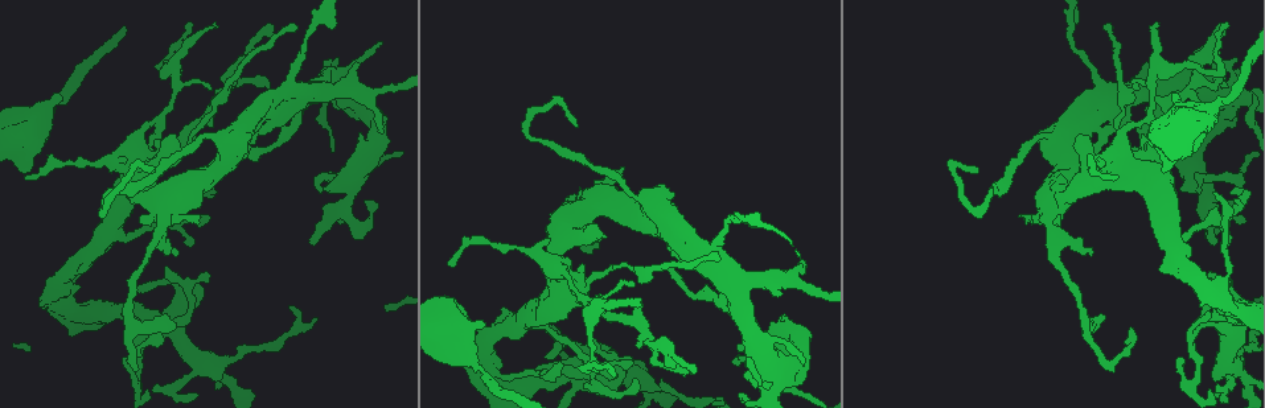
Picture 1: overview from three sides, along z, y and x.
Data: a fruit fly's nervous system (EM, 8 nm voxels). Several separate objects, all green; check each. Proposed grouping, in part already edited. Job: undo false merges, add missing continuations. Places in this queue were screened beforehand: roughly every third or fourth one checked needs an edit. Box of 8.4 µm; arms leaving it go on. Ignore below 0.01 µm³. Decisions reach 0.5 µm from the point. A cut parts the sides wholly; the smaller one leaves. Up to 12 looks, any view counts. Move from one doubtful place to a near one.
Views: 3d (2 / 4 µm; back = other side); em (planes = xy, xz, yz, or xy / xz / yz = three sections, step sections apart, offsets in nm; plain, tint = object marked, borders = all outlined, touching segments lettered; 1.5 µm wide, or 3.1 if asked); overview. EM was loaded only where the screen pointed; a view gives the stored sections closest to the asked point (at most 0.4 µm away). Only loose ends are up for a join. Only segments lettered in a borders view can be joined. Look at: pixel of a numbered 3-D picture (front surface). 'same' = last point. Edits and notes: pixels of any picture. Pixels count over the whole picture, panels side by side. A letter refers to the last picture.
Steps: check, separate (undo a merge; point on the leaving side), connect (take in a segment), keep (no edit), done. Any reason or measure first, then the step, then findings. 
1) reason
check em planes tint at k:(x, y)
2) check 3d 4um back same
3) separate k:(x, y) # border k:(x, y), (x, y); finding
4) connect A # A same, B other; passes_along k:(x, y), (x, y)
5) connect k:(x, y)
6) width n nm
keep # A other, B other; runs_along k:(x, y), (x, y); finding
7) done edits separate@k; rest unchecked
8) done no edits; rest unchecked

free end
check em yz step 4 borders at 1:(1144, 63)

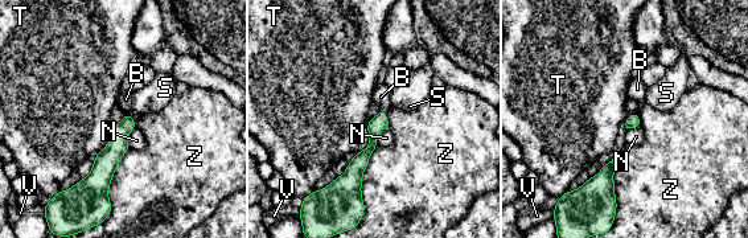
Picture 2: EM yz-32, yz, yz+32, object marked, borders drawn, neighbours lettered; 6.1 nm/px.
check em planes borders same

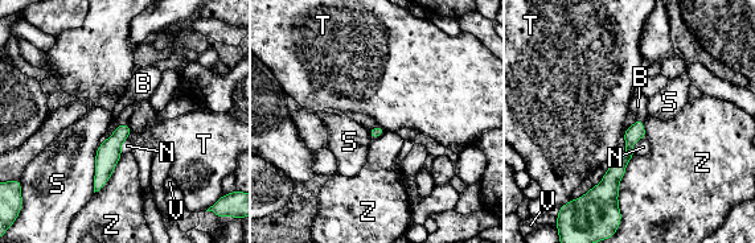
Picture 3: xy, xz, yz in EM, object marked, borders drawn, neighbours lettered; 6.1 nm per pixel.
connect B # B same, N other, S other, T other, V other, Z other; passes_along 3:(635, 132), (640, 119), (637, 106); the neuron continues

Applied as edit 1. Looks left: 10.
thin end
check 3d 4um at 1:(29, 179)

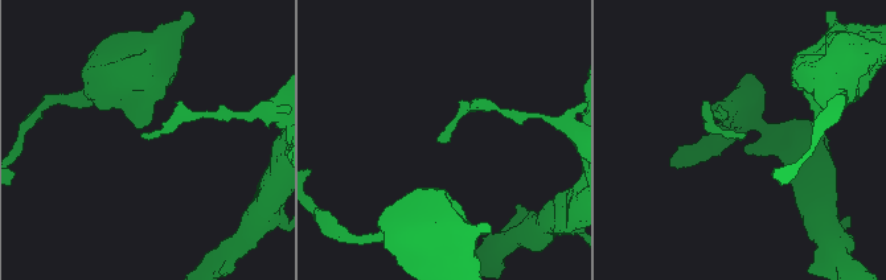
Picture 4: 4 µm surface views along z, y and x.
check em planes borders at 4:(146, 137)

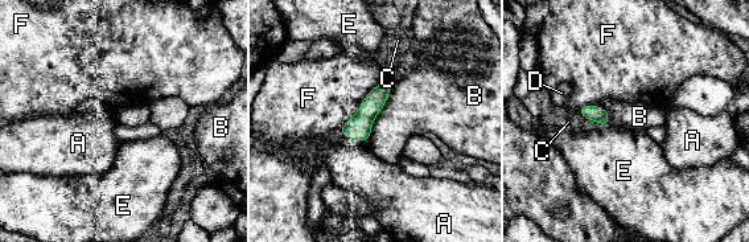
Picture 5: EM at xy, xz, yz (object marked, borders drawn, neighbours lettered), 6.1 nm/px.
longest_contact F 380 nm
keep # A other, B other, C other, D other, E other, F other; border 5:(608, 123), (600, 126); none of them fits

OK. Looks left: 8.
branch stops here
check em xy step 8 borders at 1:(1099, 326)

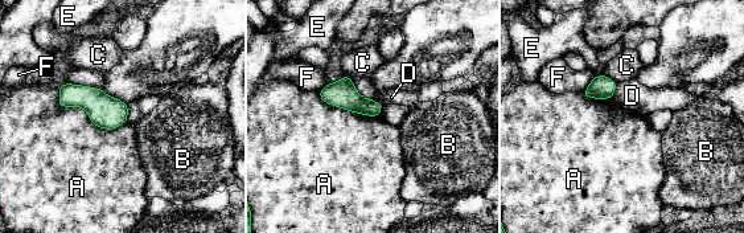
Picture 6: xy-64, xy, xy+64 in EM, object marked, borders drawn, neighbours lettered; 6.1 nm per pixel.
check em xz step 8 borders same

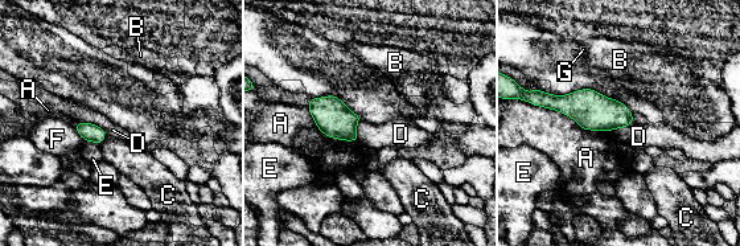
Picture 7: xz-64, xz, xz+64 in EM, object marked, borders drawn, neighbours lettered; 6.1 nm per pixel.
keep # A other, B other, C other, D other, E other, F other, G other; border 7:(535, 105), (583, 128), (612, 131); no lettered segment goes on from it

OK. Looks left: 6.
done edits connect@3; rest unchecked

